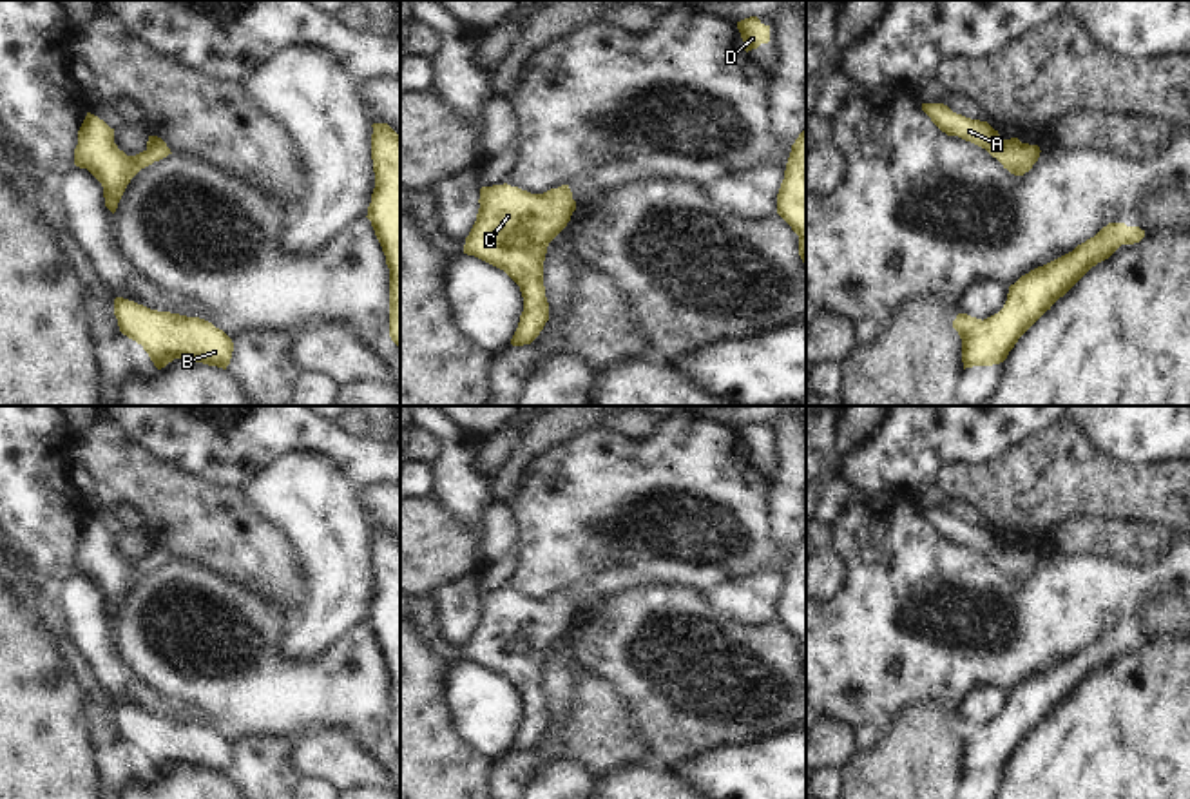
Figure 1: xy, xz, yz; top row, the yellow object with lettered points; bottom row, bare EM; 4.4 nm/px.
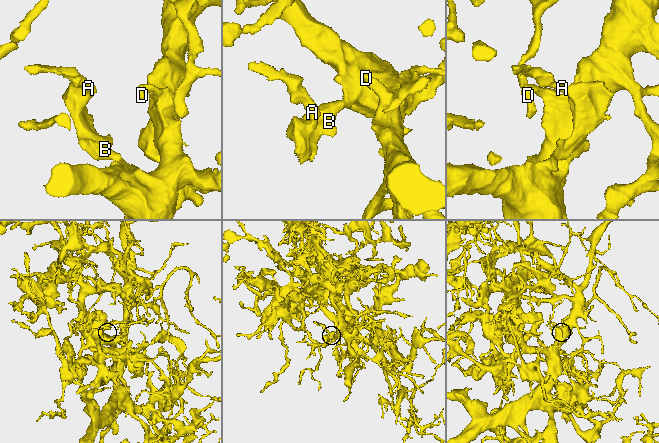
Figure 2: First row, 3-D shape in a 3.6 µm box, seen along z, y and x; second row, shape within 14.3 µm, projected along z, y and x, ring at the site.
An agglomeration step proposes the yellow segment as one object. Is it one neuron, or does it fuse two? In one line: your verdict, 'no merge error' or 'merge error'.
no merge error

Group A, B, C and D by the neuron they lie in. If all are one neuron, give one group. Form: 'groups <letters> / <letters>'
groups A B C D

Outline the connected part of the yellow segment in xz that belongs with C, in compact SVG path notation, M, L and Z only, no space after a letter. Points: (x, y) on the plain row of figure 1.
M504 589L482 592L478 609L464 659L504 676L520 692L523 717L511 750L531 750L549 727L543 692L547 652L571 627L576 607L569 591L531 600Z

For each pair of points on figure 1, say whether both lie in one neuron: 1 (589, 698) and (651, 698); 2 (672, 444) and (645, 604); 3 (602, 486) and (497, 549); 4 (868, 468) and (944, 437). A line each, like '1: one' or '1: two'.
1: two
2: two
3: two
4: one

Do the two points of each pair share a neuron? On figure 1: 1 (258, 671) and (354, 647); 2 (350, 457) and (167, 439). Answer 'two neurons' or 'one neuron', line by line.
1: one neuron
2: one neuron

